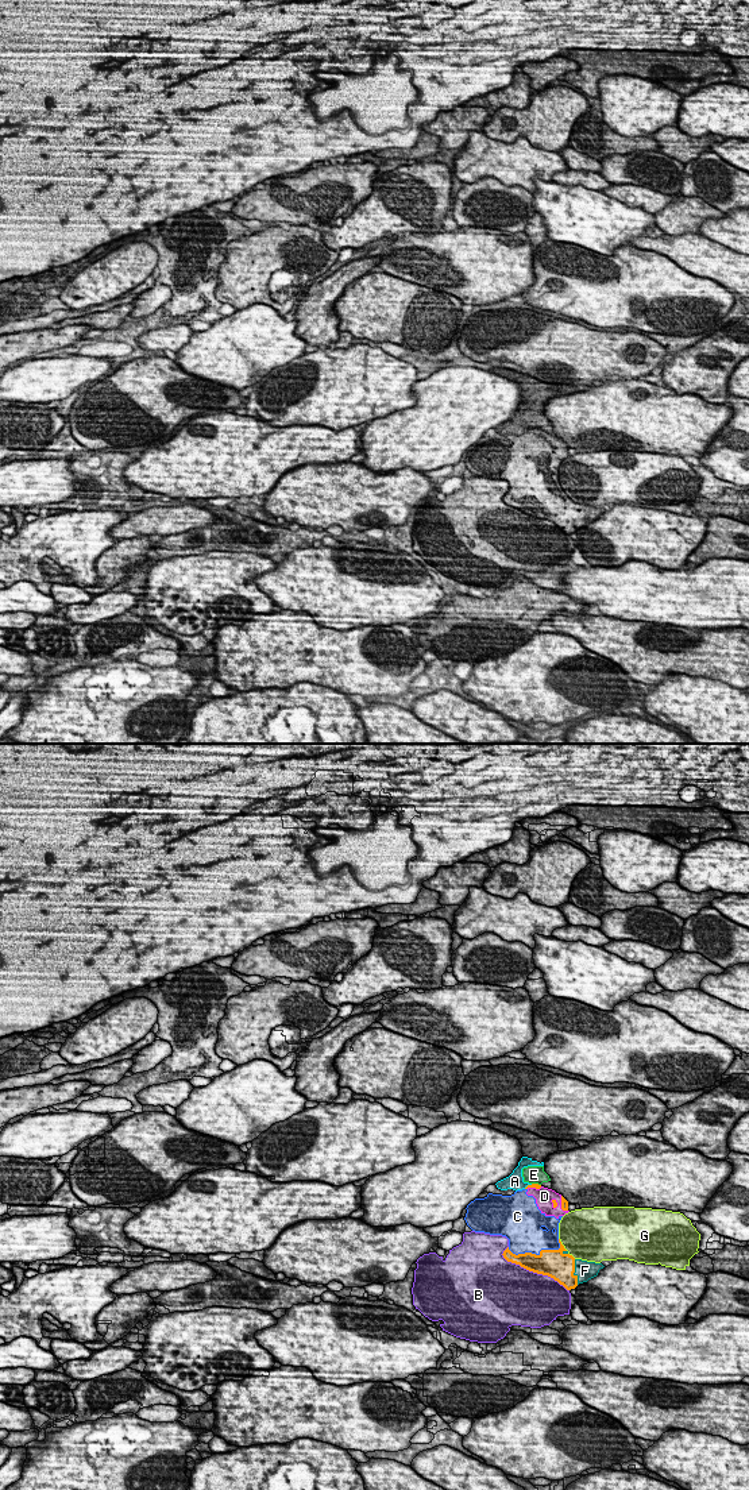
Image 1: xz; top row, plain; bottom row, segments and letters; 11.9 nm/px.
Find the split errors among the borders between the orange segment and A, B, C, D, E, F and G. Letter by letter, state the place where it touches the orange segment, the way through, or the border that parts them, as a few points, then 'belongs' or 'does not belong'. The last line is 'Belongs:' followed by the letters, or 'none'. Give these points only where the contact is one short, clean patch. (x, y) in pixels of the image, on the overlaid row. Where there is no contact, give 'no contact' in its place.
A: xz (528, 1185) | along xz (532, 1184), (524, 1188) | does not belong
B: xz (533, 1272) | does not belong
C: xz (535, 1254) | belongs
D: xz (553, 1204) | belongs
E: xz (536, 1184) | does not belong
F: xz (574, 1272) | belongs
G: xz (562, 1245) | does not belong
Belongs: C, D, F

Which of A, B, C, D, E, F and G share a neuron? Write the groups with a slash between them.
A E / B / C D F / G

